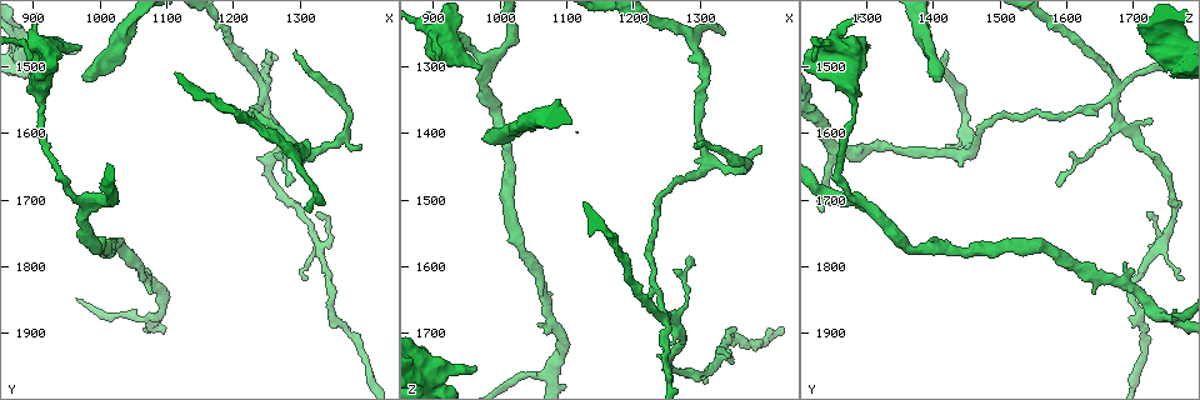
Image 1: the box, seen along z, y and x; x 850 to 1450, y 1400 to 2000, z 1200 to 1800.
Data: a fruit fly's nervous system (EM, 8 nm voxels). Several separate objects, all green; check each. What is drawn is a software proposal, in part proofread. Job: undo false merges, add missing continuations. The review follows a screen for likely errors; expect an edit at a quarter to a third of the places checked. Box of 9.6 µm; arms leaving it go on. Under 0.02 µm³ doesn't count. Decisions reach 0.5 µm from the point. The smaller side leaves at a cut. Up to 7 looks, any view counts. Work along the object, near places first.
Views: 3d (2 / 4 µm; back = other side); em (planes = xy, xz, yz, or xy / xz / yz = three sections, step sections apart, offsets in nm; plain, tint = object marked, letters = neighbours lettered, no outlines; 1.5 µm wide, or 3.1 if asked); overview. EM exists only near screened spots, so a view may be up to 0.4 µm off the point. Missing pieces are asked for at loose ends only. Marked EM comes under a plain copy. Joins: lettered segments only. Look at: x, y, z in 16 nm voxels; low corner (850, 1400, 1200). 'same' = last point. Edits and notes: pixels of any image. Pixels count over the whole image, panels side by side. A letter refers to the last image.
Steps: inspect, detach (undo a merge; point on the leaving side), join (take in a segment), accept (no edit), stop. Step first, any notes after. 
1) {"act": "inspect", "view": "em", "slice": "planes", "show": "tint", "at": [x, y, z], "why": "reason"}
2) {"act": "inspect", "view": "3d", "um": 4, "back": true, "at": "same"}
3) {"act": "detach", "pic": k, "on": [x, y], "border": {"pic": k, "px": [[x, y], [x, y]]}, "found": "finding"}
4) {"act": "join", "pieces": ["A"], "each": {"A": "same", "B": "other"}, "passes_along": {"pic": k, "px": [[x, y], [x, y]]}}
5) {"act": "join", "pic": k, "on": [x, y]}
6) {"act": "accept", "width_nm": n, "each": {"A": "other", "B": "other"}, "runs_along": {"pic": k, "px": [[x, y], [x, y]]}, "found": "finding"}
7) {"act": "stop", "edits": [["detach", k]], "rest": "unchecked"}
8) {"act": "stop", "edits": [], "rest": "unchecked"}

{"act": "inspect", "view": "3d", "um": 2, "at": [960, 1475, 1755], "why": "free end"}

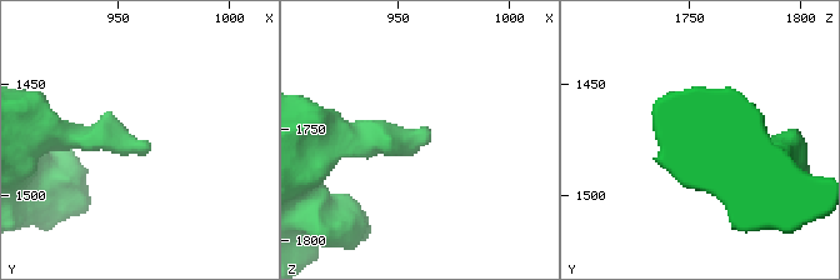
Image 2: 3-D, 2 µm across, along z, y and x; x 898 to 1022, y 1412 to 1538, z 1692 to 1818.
{"act": "inspect", "view": "em", "slice": "planes", "show": "letters", "at": [963, 1479, 1749], "why": "now the EM"}

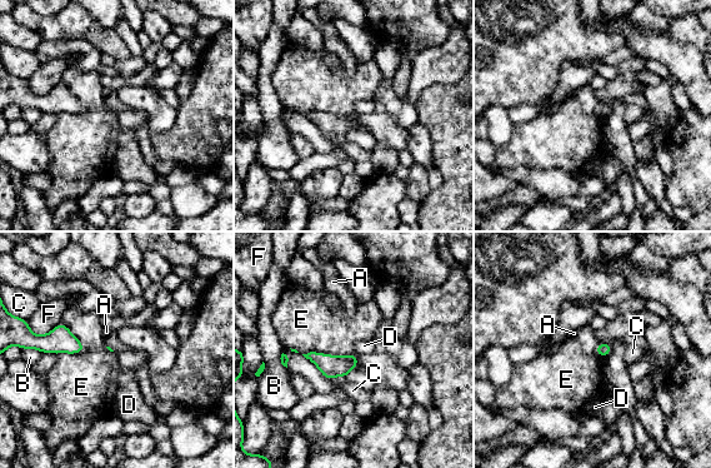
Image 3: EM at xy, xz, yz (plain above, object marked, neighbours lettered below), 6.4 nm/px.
{"act": "accept", "each": {"A": "other", "B": "other", "C": "other", "D": "other", "E": "other", "F": "other"}, "border": {"pic": 3, "px": [[61, 322], [80, 342], [83, 352]]}, "found": "no lettered segment goes on from it"}

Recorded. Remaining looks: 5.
{"act": "inspect", "view": "3d", "um": 4, "at": [1395, 1620, 1425], "why": "free end"}

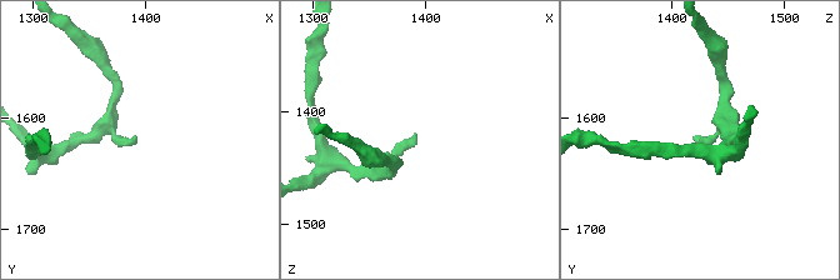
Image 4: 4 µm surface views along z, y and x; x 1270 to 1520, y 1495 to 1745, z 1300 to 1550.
{"act": "inspect", "view": "em", "slice": "xz", "step": 4, "show": "letters", "at": [1390, 1618, 1422]}

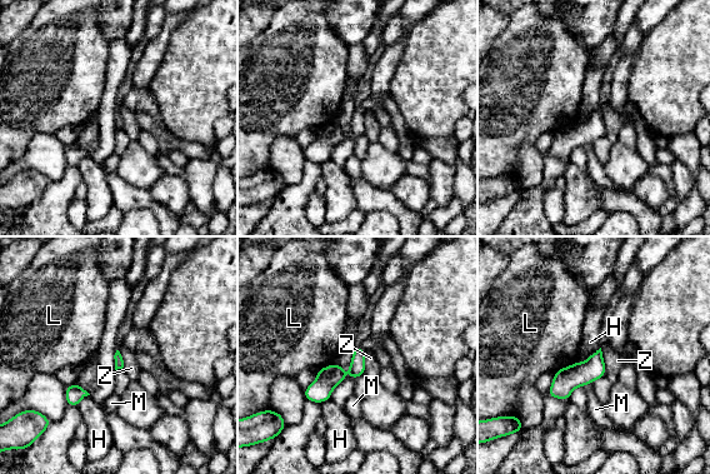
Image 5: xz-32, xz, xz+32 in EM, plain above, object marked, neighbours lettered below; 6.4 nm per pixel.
{"act": "inspect", "view": "em", "slice": "planes", "show": "letters", "at": "same"}

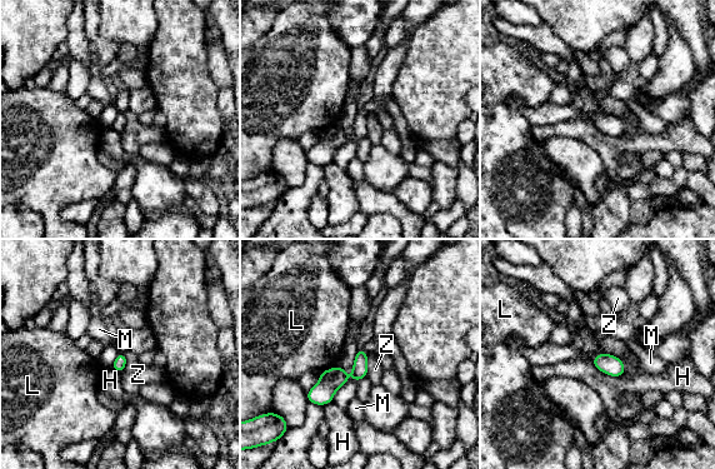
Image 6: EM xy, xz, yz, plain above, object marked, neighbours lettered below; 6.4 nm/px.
{"act": "accept", "longest_contact_nm": ["H", 240], "each": {"H": "other", "L": "other", "M": "other", "Z": "other"}, "runs_along": {"pic": 6, "px": [[364, 354], [351, 377], [310, 397]]}, "found": "none of them fits"}

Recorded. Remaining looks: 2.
{"act": "inspect", "view": "em", "slice": "xz", "step": 4, "show": "tint", "at": [1295, 1475, 1420], "why": "thin end"}

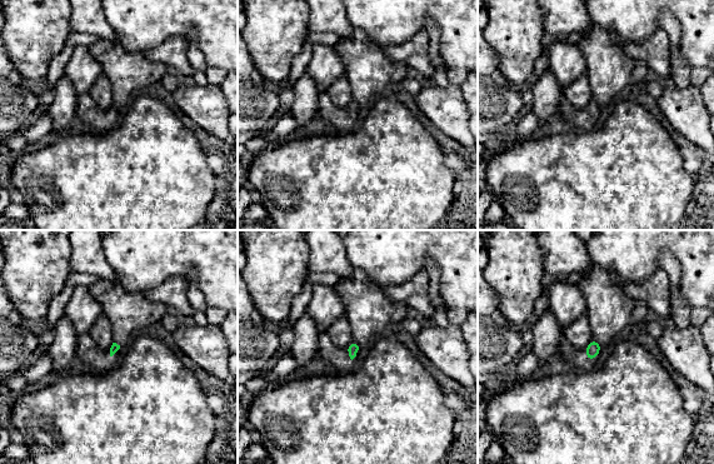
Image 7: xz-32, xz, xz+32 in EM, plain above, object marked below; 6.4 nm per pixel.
{"act": "inspect", "view": "em", "slice": "planes", "show": "letters", "at": "same"}

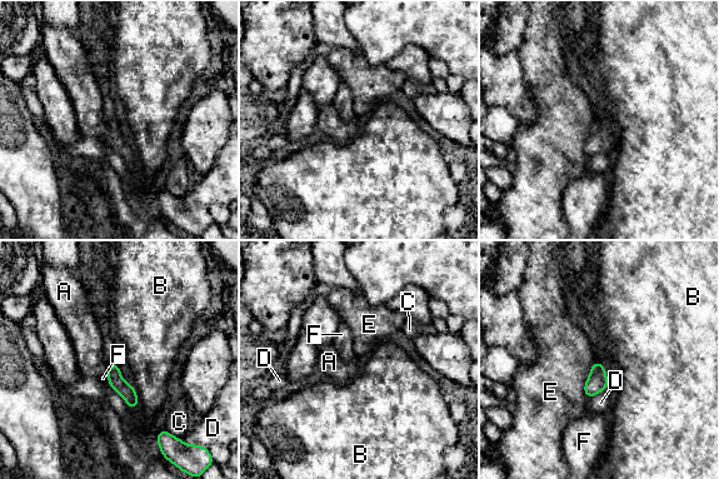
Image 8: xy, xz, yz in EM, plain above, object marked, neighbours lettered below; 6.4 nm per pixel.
{"act": "join", "pieces": ["A"], "each": {"A": "same", "B": "other", "C": "other", "D": "other", "E": "other", "F": "other"}, "passes_along": {"pic": 8, "px": [[118, 384], [108, 369], [89, 353]]}, "found": "it goes on there"}

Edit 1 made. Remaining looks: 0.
{"act": "stop", "edits": [["join", 8]], "rest": "unchecked"}

